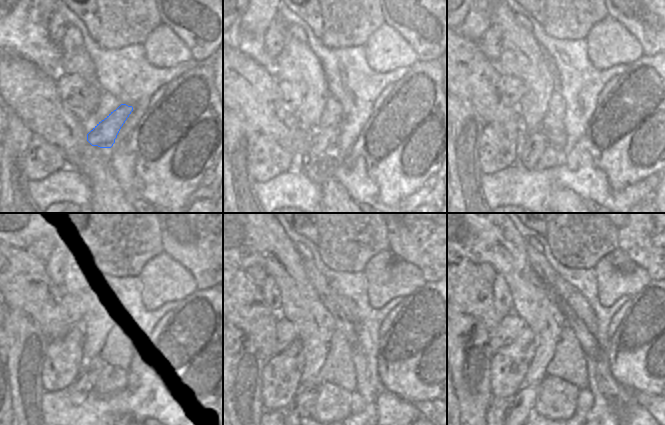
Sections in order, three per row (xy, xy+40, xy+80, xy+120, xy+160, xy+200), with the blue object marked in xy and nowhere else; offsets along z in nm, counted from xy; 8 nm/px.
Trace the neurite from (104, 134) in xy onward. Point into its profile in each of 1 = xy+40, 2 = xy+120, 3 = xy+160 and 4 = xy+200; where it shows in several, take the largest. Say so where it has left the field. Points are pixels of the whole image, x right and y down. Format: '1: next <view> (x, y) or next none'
1: next xy+40 (322, 140)
2: next xy+120 (88, 374)
3: next xy+160 (302, 403)
4: next xy+200 (522, 405)

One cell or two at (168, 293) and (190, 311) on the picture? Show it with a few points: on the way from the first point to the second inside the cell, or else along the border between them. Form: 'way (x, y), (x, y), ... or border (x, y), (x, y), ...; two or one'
border (196, 286), (179, 302); two

